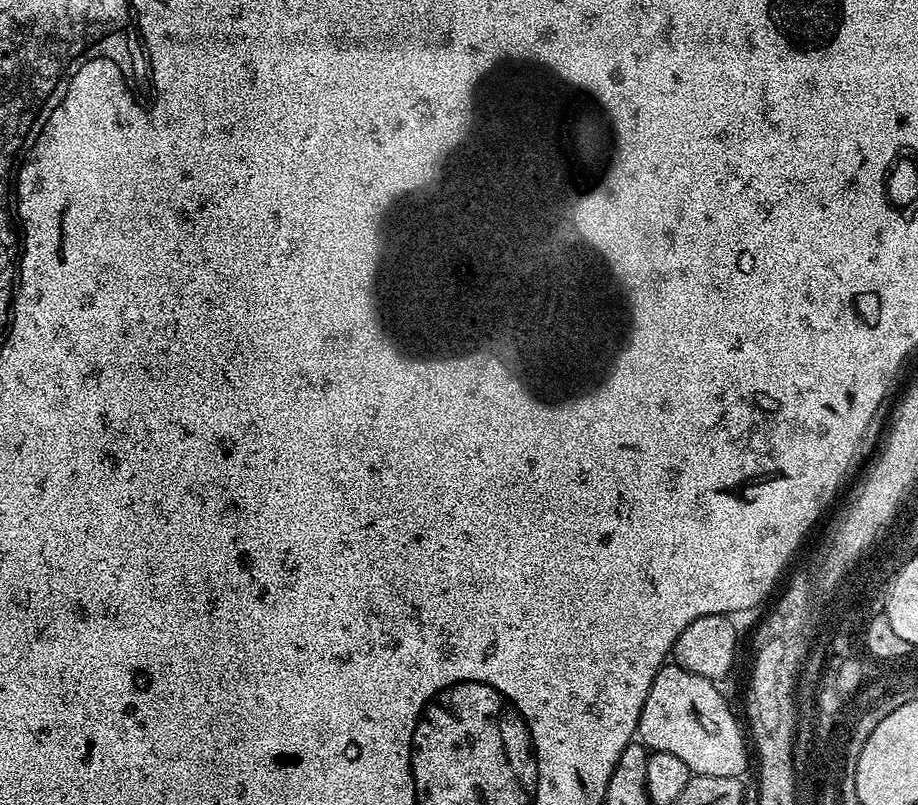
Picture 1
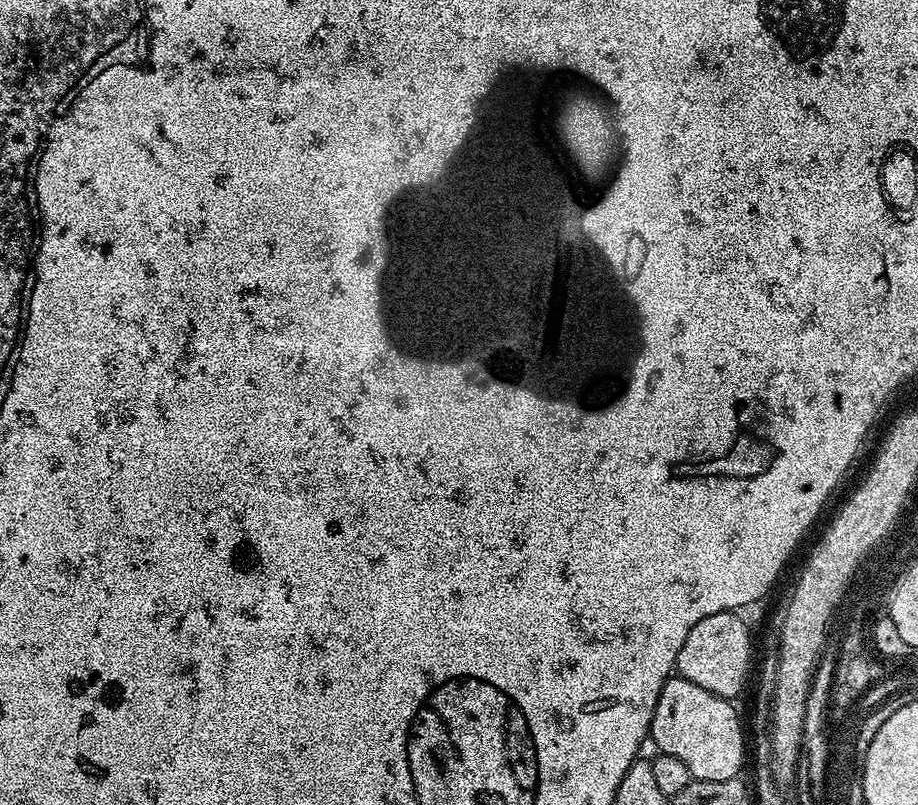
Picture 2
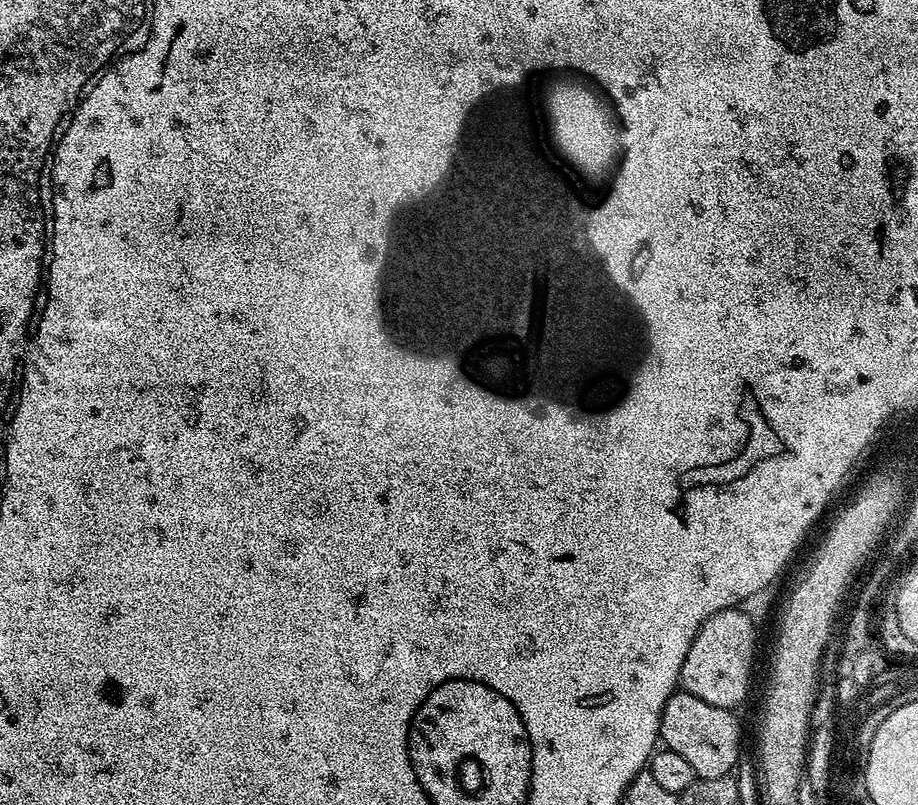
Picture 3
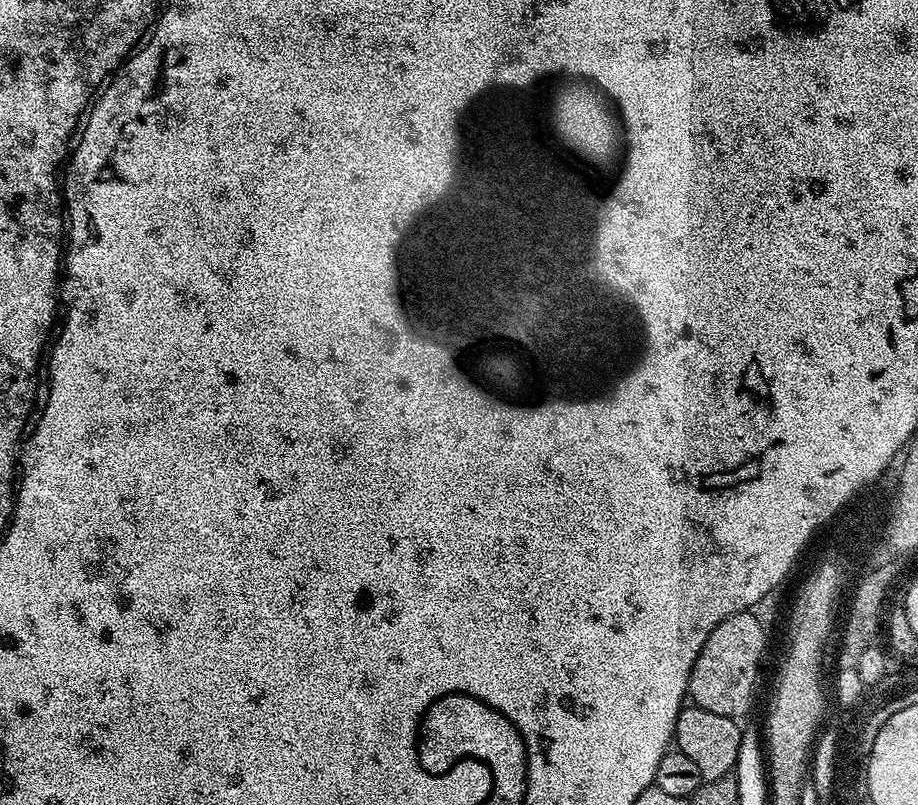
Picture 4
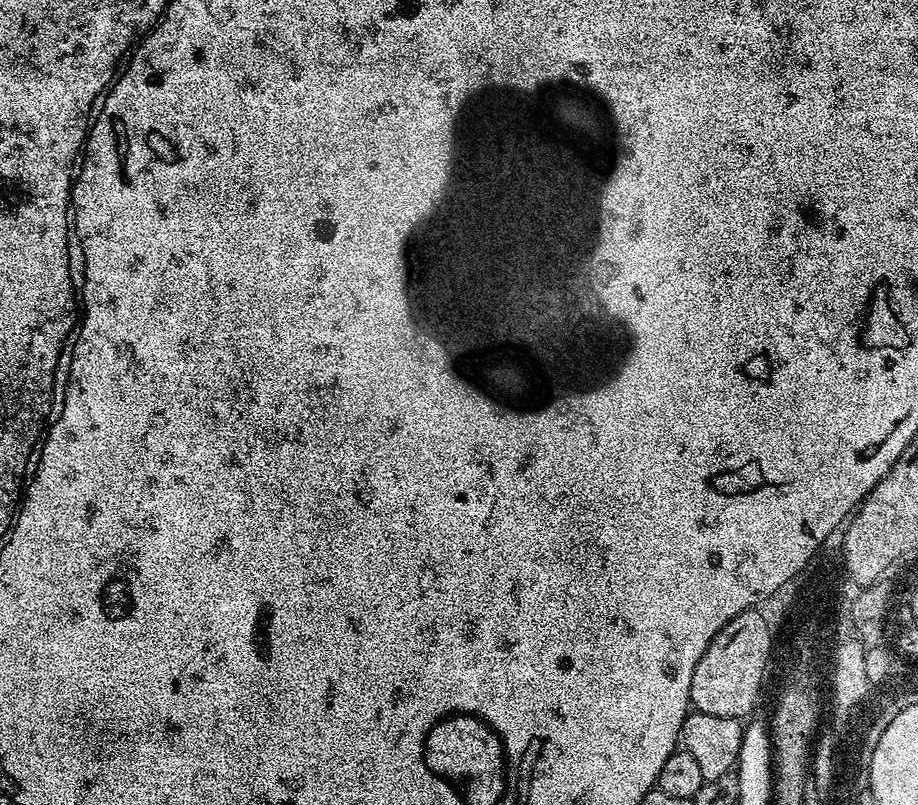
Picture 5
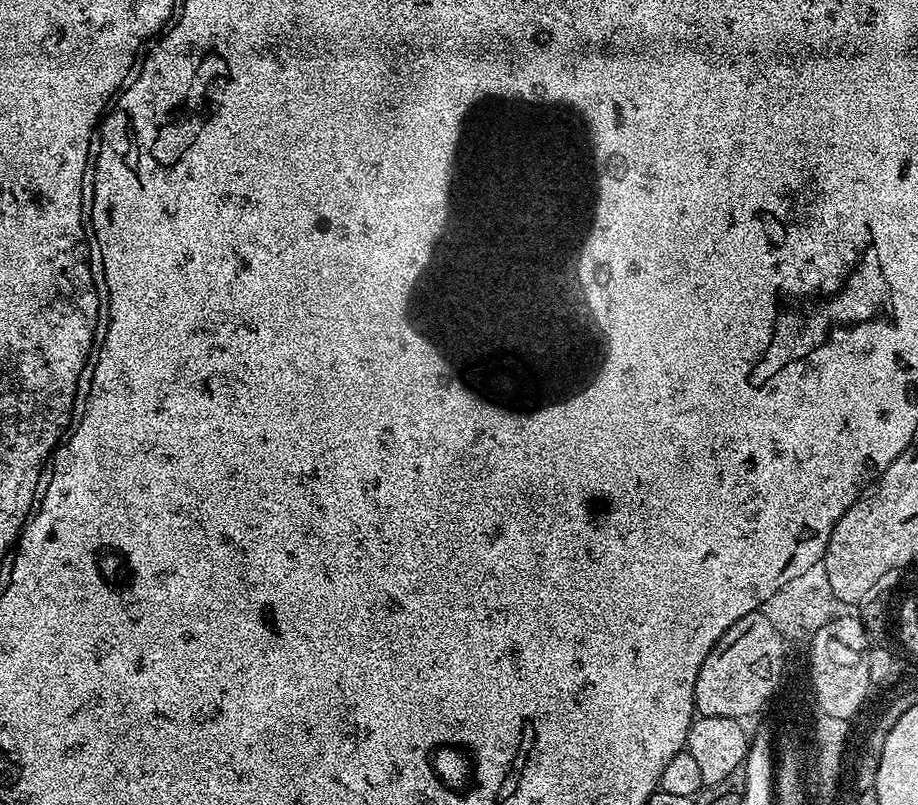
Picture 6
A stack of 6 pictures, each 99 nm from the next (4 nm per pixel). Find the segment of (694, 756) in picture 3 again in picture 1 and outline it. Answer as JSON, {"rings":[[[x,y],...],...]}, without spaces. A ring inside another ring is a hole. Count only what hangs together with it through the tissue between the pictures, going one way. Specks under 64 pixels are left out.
{"rings":[[[675,662],[665,663],[658,670],[654,682],[650,686],[650,694],[646,694],[646,702],[642,706],[640,721],[636,727],[639,743],[652,752],[674,754],[674,758],[682,762],[690,762],[690,696],[696,696],[696,680],[699,675]]]}

